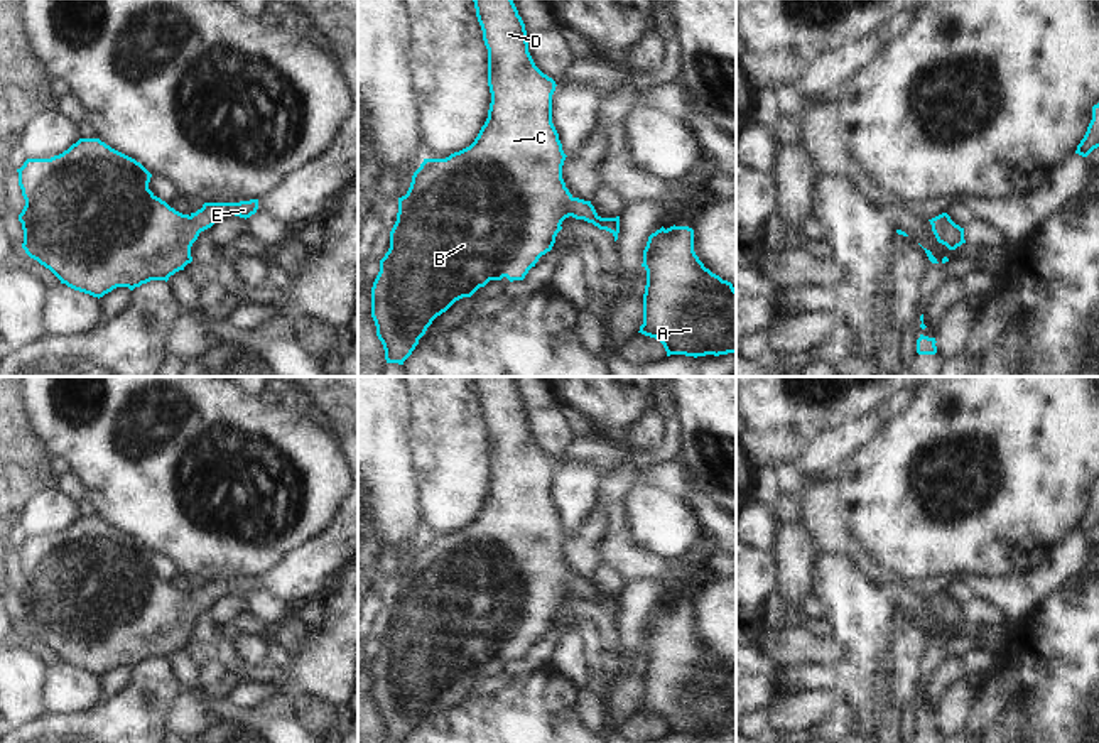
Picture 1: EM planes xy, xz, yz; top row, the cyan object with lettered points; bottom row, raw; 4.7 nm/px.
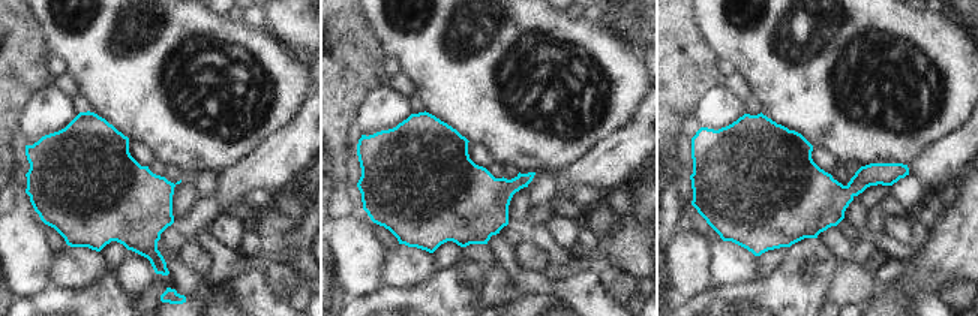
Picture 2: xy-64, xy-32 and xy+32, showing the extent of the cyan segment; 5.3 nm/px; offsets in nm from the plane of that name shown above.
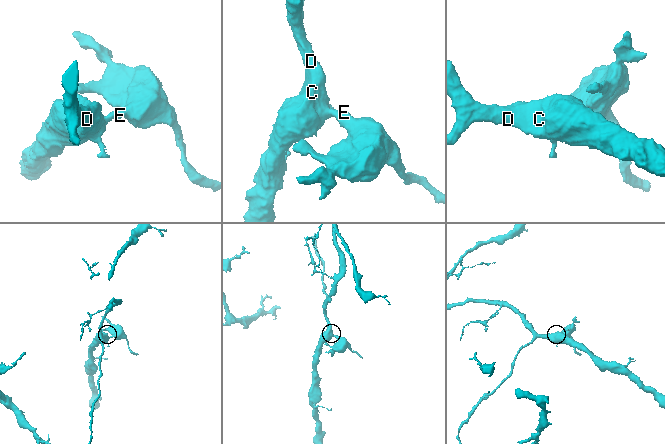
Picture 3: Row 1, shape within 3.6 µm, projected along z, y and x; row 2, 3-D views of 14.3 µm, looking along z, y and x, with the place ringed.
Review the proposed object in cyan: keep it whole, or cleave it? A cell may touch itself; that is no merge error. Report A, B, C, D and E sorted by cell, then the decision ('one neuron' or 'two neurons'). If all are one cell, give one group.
A B C D E; one neuron

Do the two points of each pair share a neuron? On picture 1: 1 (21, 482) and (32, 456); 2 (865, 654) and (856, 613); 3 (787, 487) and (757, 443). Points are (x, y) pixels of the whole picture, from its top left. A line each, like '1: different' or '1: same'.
1: same
2: same
3: different

